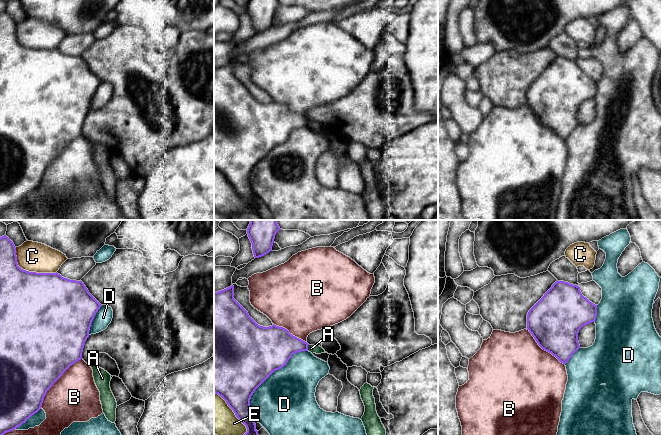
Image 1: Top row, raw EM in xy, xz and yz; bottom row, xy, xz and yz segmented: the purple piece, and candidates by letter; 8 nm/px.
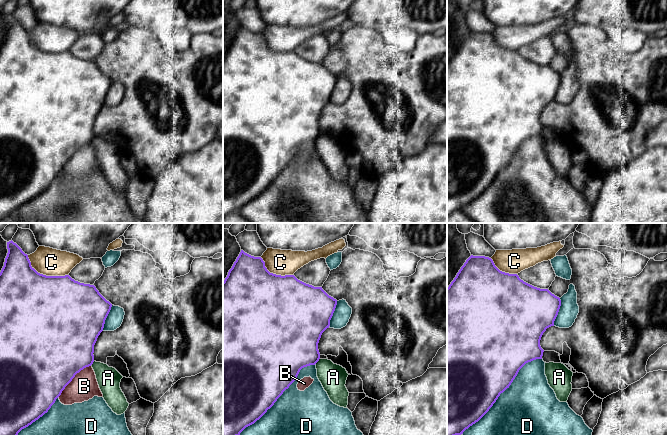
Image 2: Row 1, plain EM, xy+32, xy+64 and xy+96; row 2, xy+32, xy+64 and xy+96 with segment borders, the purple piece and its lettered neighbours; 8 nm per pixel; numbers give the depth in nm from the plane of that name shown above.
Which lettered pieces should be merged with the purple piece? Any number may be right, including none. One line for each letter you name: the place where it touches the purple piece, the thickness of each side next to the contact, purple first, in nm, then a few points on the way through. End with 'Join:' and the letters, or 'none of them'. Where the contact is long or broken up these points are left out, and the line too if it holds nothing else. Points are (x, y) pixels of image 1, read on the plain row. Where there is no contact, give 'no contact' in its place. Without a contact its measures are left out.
Join: none of them

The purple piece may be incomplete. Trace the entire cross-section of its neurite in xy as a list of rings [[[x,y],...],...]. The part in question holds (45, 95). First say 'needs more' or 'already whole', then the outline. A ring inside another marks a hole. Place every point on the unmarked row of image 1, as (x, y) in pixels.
already whole; [[[6,12],[0,13],[0,213],[25,199],[42,182],[52,161],[75,138],[82,135],[82,128],[92,97],[102,81],[89,69],[82,57],[70,56],[56,49],[36,49],[21,45],[17,39],[16,23]]]

